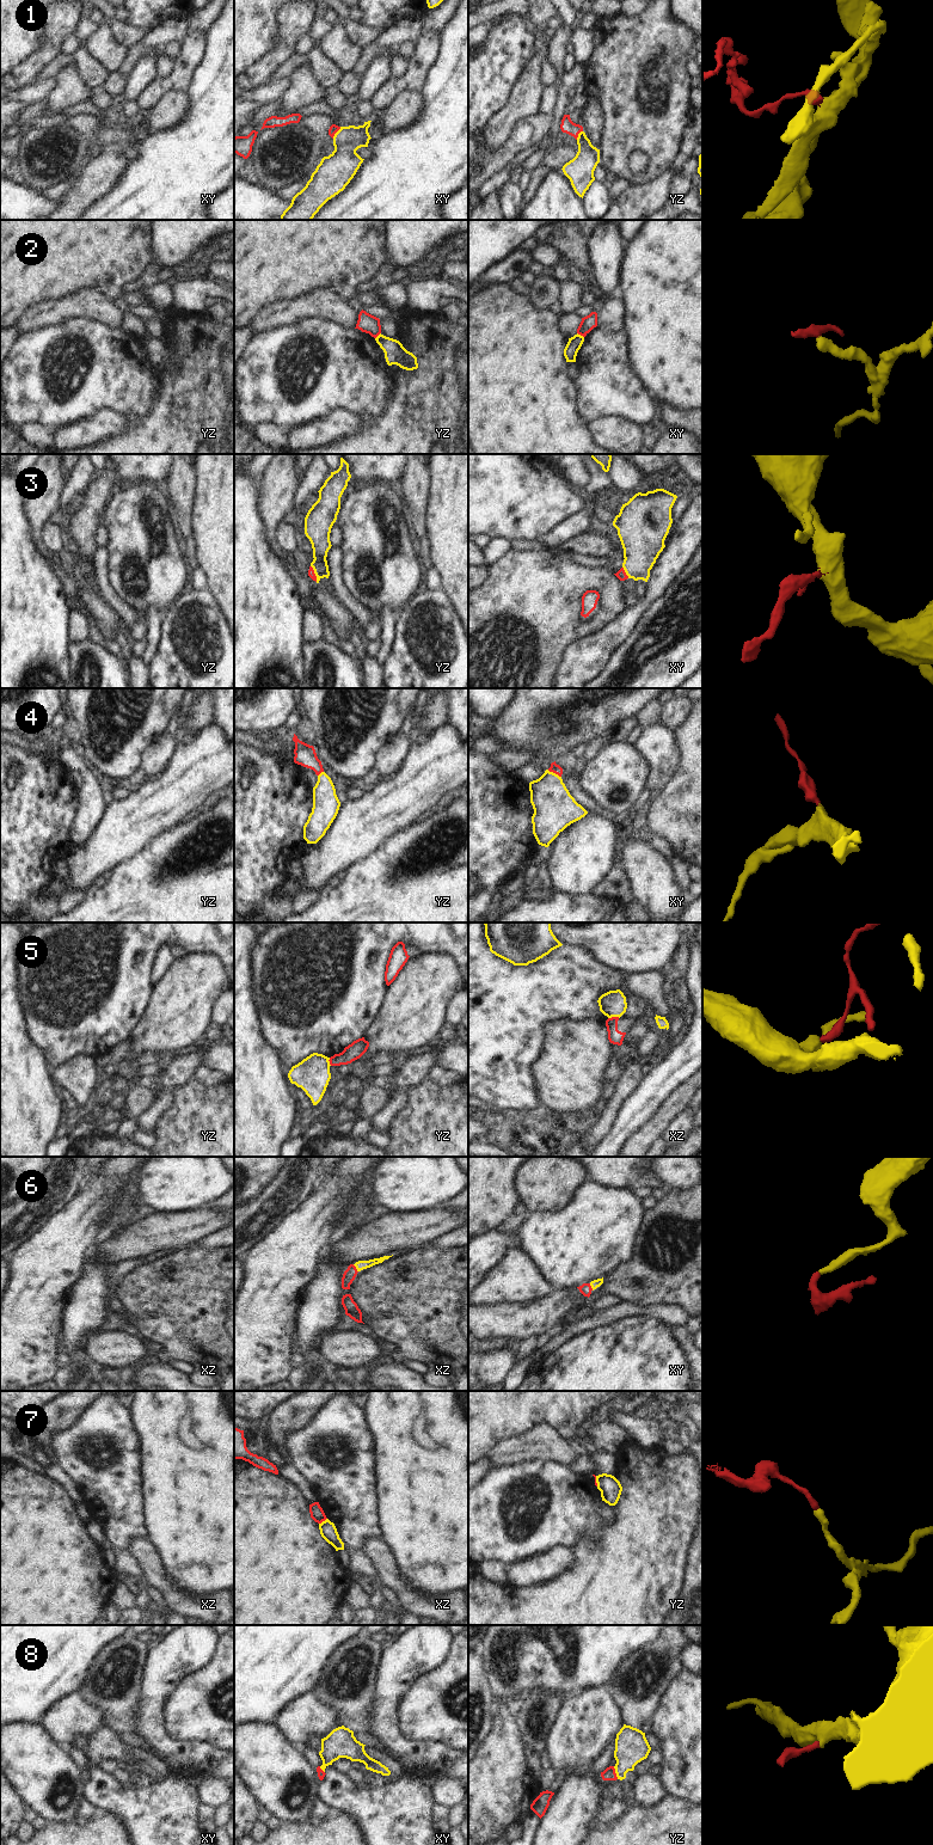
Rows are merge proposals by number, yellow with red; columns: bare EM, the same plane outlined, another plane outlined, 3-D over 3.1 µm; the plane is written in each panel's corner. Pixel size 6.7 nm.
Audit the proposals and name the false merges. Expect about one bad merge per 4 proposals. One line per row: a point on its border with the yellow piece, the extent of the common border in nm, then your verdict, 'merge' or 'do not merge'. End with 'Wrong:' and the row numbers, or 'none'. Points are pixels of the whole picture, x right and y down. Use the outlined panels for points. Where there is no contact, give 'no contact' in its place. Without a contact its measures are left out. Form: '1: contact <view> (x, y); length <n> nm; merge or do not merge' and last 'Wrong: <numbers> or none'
1: contact xy (336, 133); length 100 nm; merge
2: contact xy (579, 335); length 60 nm; do not merge
3: contact xy (625, 571); length 90 nm; merge
4: contact xy (554, 773); length 110 nm; merge
5: contact xz (613, 1016); length 80 nm; do not merge
6: contact xz (356, 1268); length 70 nm; merge
7: contact xz (323, 1521); length 70 nm; do not merge
8: contact yz (615, 1772); length 90 nm; merge
Wrong: 2, 5, 7

